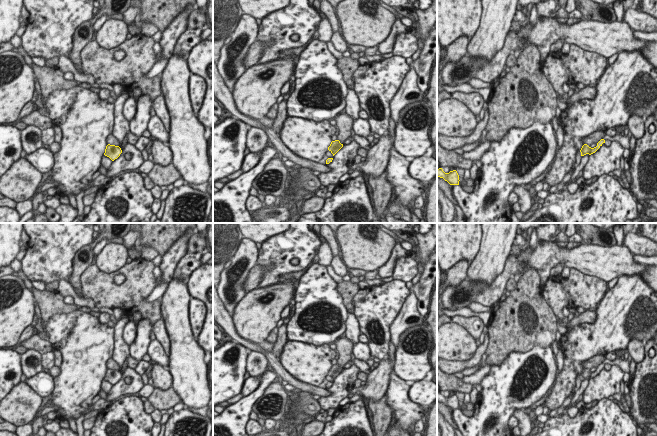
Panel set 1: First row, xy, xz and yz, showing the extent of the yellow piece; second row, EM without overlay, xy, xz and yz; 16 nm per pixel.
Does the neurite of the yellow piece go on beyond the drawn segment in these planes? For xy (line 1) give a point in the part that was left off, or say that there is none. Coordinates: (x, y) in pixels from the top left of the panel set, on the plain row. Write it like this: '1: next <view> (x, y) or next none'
1: next none

